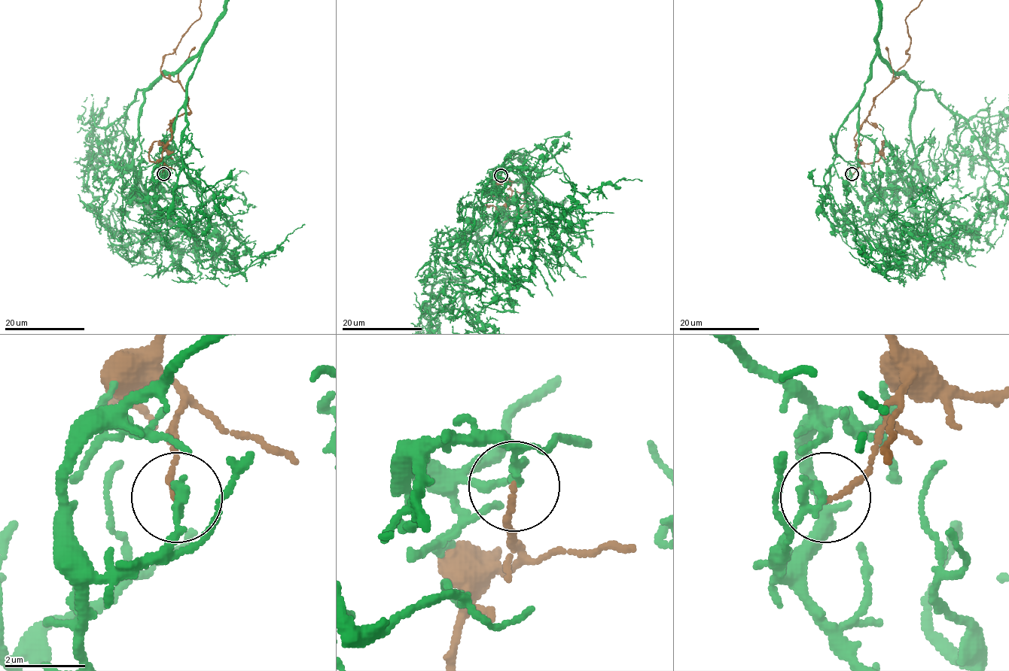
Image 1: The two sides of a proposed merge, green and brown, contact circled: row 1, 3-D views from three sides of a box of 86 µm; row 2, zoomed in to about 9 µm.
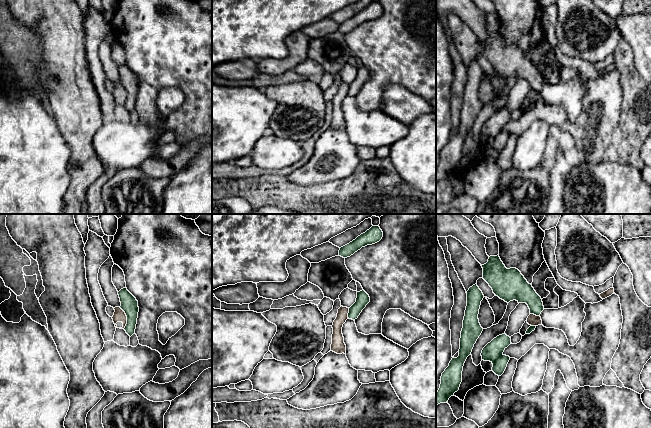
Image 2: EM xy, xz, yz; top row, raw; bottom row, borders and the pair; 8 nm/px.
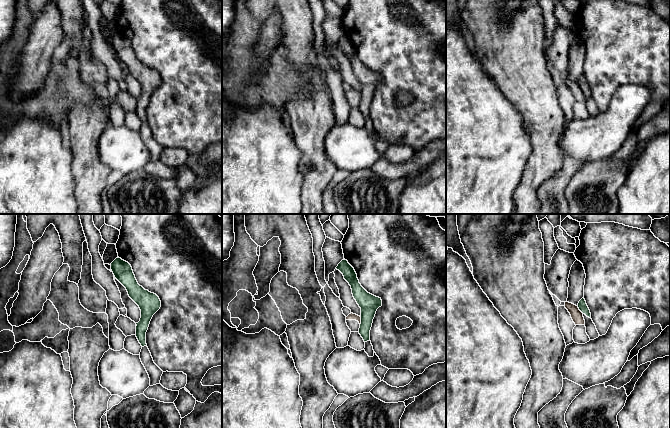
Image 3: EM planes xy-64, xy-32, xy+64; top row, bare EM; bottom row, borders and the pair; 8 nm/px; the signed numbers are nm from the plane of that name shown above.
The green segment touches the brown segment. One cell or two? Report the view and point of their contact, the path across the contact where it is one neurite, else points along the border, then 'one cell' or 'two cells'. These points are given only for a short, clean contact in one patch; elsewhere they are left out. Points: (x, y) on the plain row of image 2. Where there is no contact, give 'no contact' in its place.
meets green in xy at (127, 94); two cells

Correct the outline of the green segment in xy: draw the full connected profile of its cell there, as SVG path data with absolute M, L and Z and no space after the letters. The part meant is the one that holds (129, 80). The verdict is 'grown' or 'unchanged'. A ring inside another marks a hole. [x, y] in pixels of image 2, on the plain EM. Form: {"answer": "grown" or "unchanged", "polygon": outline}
{"answer": "unchanged", "polygon": "M123 64L118 68L121 82L120 84L125 88L127 92L127 100L124 104L126 109L131 113L135 110L137 94L138 94L138 77L136 74L127 66Z"}

